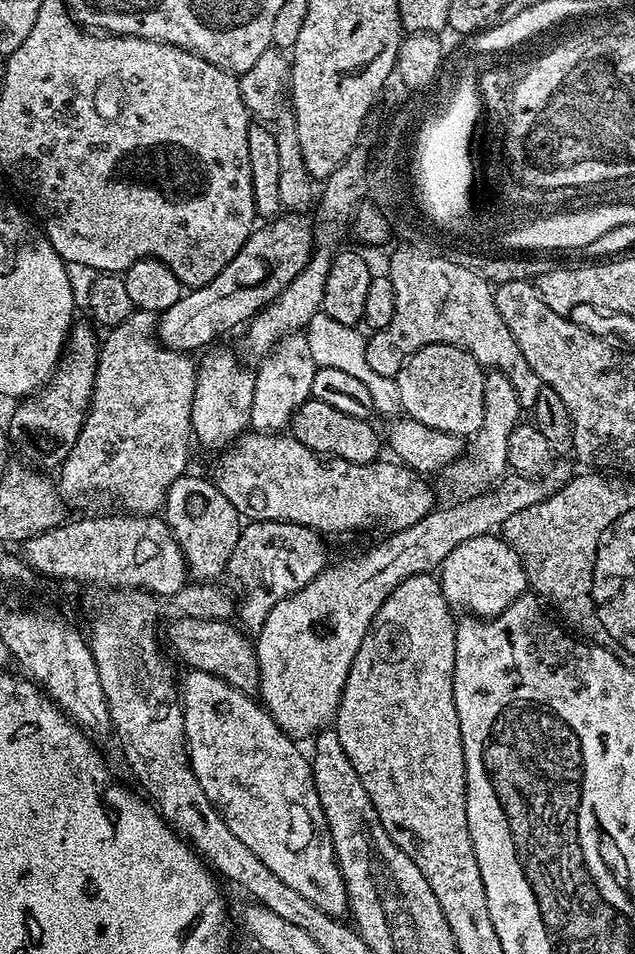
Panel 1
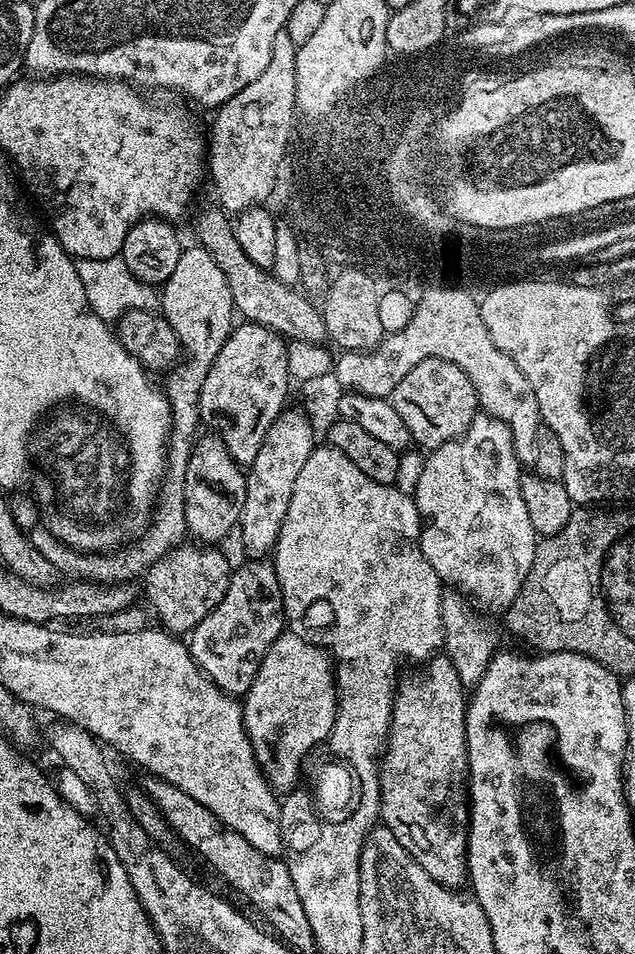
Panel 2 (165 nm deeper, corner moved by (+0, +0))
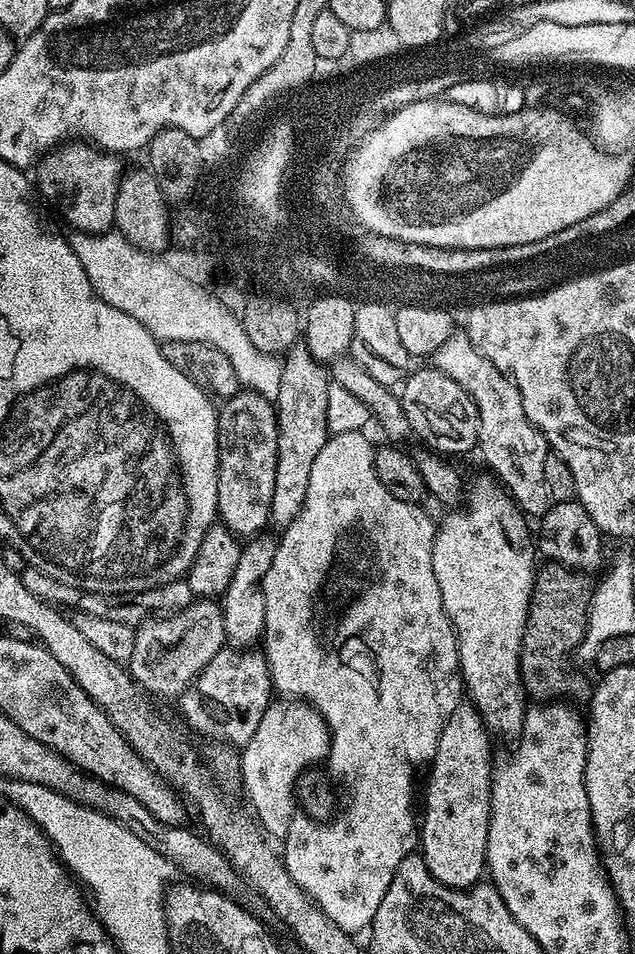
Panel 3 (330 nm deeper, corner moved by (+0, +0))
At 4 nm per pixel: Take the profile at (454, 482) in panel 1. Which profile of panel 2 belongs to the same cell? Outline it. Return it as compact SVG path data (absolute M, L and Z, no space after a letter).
M478 414L457 440L446 442L441 448L433 448L427 453L418 479L414 499L423 524L420 529L422 554L441 581L448 583L449 580L453 589L467 594L477 605L480 603L486 608L511 609L514 598L527 580L532 542L537 534L534 526L530 526L526 502L522 502L521 475L522 465L516 459L508 427L498 418Z

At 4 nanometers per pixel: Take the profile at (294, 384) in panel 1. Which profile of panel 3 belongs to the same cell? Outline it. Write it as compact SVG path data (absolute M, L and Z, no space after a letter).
M261 534L249 539L241 547L238 567L234 570L234 578L230 578L230 586L222 597L224 610L224 638L231 647L237 650L248 650L252 644L261 639L266 622L266 602L262 594L262 582L266 578L266 570L270 570L270 562L274 562L276 540Z

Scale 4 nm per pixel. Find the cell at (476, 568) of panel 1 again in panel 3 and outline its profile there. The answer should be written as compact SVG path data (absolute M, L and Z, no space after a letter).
M461 702L454 714L446 718L442 738L438 738L436 753L427 769L424 816L422 812L418 824L418 852L424 868L437 884L445 884L448 888L467 890L479 885L486 872L486 834L494 767L488 739L490 733L484 727L480 711L470 702Z

